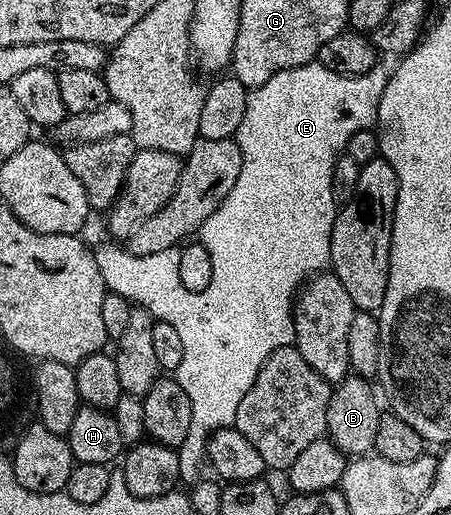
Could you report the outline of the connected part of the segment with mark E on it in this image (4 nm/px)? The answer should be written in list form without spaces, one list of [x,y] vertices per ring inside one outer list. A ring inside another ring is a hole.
[[[316,60],[287,68],[283,72],[275,72],[271,80],[262,86],[254,86],[249,90],[249,99],[247,100],[247,112],[243,112],[243,124],[239,124],[235,140],[239,144],[239,152],[243,152],[243,168],[239,168],[239,180],[235,180],[235,188],[227,192],[227,200],[207,216],[207,220],[201,225],[199,231],[199,241],[207,248],[207,253],[211,255],[211,284],[203,288],[203,292],[187,292],[183,288],[183,283],[179,281],[179,272],[176,265],[171,264],[170,251],[151,252],[151,256],[135,256],[130,254],[128,249],[117,246],[101,246],[93,250],[95,264],[99,264],[99,272],[105,281],[105,288],[108,293],[118,294],[129,299],[130,303],[139,305],[144,308],[149,315],[156,321],[171,324],[175,332],[179,332],[179,341],[183,344],[183,360],[179,360],[179,368],[175,372],[178,384],[187,392],[187,400],[191,400],[191,428],[187,432],[187,440],[176,447],[179,456],[179,476],[181,482],[192,484],[202,477],[201,465],[206,465],[205,449],[209,443],[209,437],[213,431],[221,429],[223,426],[233,426],[237,420],[237,409],[243,400],[243,396],[255,384],[255,376],[259,376],[259,368],[281,346],[294,345],[293,340],[293,304],[302,287],[315,274],[328,271],[330,269],[329,261],[331,260],[331,228],[337,219],[339,201],[332,192],[332,170],[335,164],[348,147],[351,136],[355,136],[358,130],[369,128],[377,121],[379,112],[379,100],[383,96],[383,88],[387,88],[387,80],[390,76],[388,69],[384,70],[384,65],[378,64],[371,68],[363,76],[339,76],[339,72],[331,72],[331,68],[323,68],[323,64]]]

